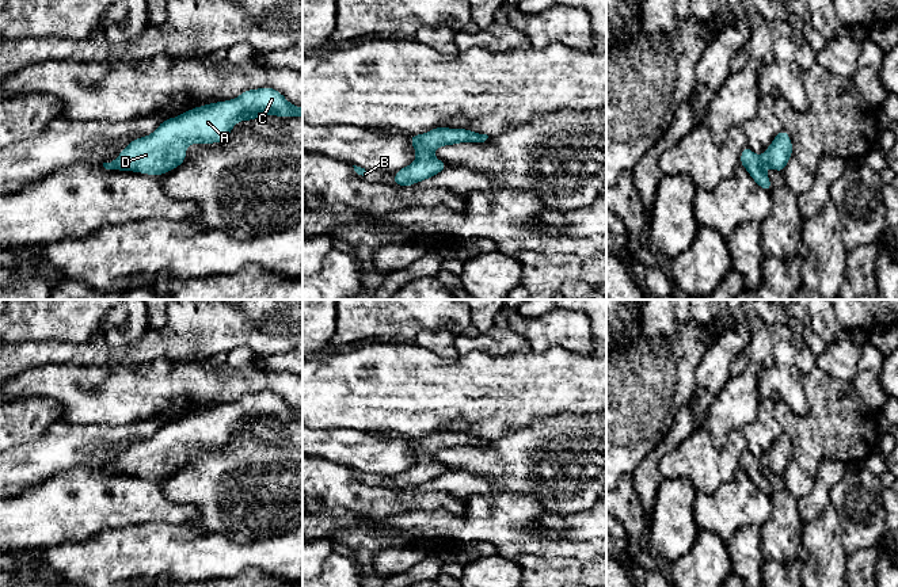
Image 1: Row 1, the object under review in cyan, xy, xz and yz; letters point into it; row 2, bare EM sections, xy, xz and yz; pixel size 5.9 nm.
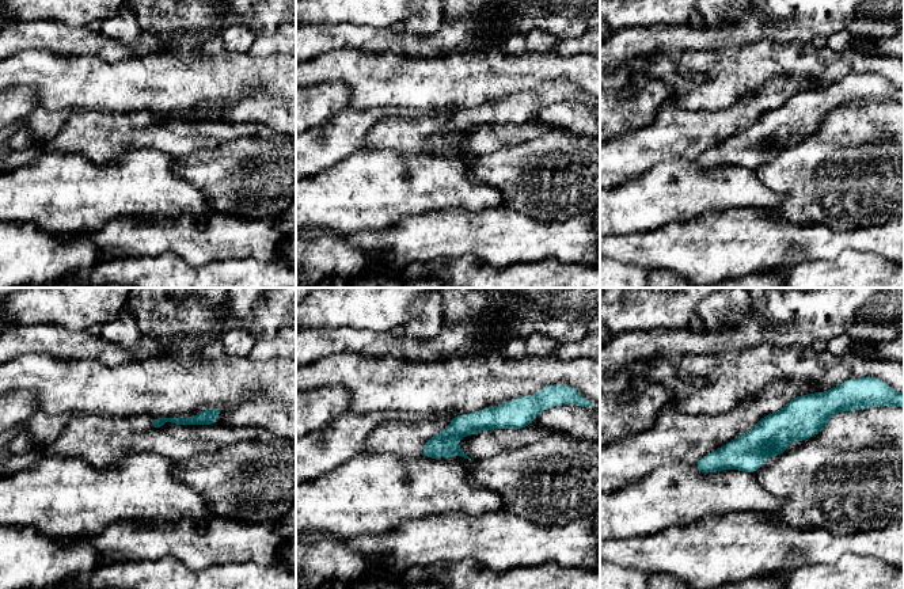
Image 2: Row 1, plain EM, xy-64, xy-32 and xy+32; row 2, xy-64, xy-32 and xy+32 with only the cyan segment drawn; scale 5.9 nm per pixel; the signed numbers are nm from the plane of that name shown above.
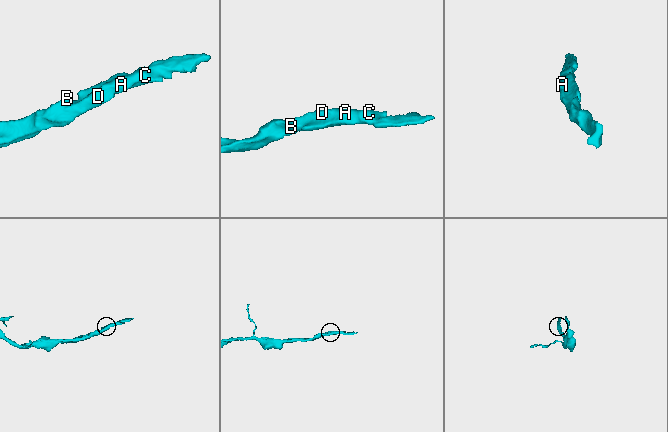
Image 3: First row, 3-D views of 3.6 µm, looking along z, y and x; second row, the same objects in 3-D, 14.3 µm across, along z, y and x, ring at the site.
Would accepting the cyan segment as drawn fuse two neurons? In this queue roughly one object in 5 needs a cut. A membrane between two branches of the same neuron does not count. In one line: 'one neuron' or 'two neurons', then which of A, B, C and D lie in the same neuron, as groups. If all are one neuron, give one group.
one neuron; A B C D

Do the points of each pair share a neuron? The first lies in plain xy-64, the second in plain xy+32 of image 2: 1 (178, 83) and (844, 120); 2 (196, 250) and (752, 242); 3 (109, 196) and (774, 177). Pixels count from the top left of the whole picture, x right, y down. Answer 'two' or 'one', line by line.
1: two
2: one
3: two

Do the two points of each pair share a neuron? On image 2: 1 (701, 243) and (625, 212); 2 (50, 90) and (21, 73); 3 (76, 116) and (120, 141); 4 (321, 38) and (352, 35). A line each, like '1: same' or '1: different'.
1: different
2: same
3: same
4: same

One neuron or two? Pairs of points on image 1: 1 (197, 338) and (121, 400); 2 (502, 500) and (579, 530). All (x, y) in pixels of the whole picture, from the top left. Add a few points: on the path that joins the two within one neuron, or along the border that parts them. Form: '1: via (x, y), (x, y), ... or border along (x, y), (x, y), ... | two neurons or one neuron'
1: border along (164, 358), (171, 361), (202, 359) | two neurons
2: border along (540, 514), (535, 530), (547, 537), (562, 538) | two neurons

